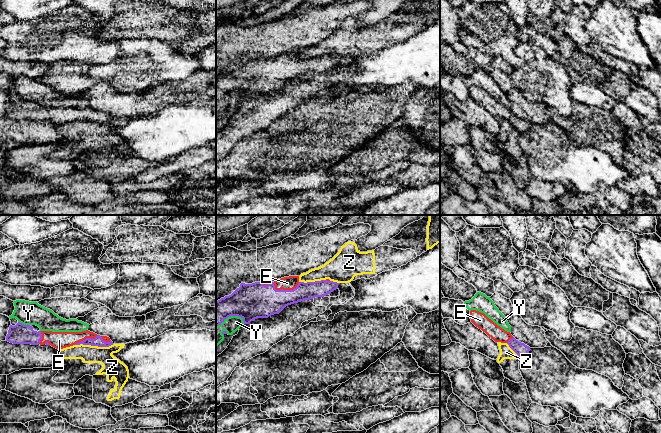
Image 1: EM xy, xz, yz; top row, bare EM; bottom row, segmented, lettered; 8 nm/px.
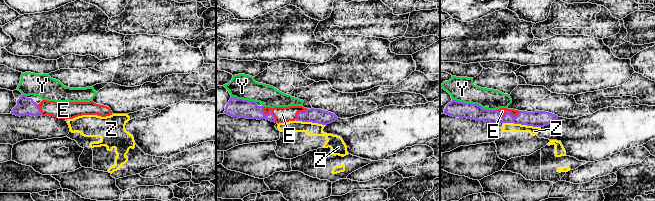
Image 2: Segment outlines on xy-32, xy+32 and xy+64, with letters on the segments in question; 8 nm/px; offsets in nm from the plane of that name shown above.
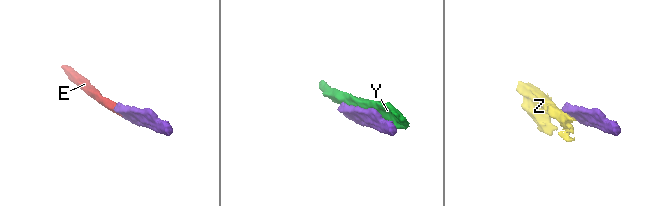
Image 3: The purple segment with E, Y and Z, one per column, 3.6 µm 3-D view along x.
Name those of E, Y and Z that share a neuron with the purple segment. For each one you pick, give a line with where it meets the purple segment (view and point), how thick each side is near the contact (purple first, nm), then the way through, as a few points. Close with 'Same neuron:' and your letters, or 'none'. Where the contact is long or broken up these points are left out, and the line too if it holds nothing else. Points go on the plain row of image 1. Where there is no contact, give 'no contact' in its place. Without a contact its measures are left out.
E: xz (285, 66) | 280/110 nm
Same neuron: E

